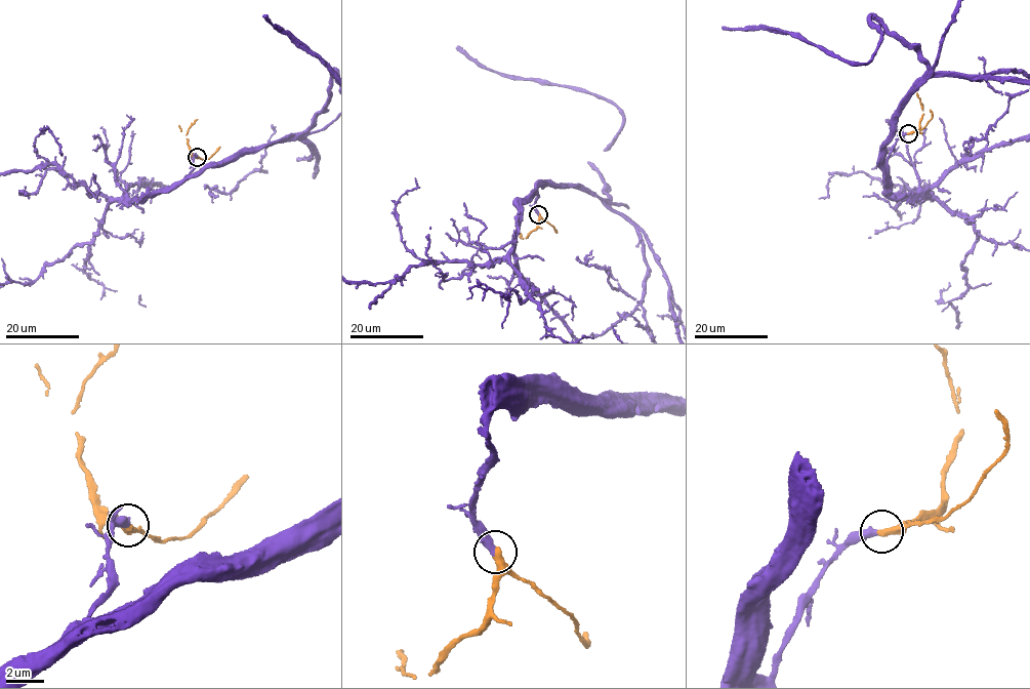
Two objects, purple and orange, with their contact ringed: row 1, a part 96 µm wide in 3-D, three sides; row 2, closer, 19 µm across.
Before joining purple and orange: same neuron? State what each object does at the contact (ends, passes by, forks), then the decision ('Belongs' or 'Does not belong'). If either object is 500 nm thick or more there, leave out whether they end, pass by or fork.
At the ring purple ends. At the ring orange ends. Belongs

